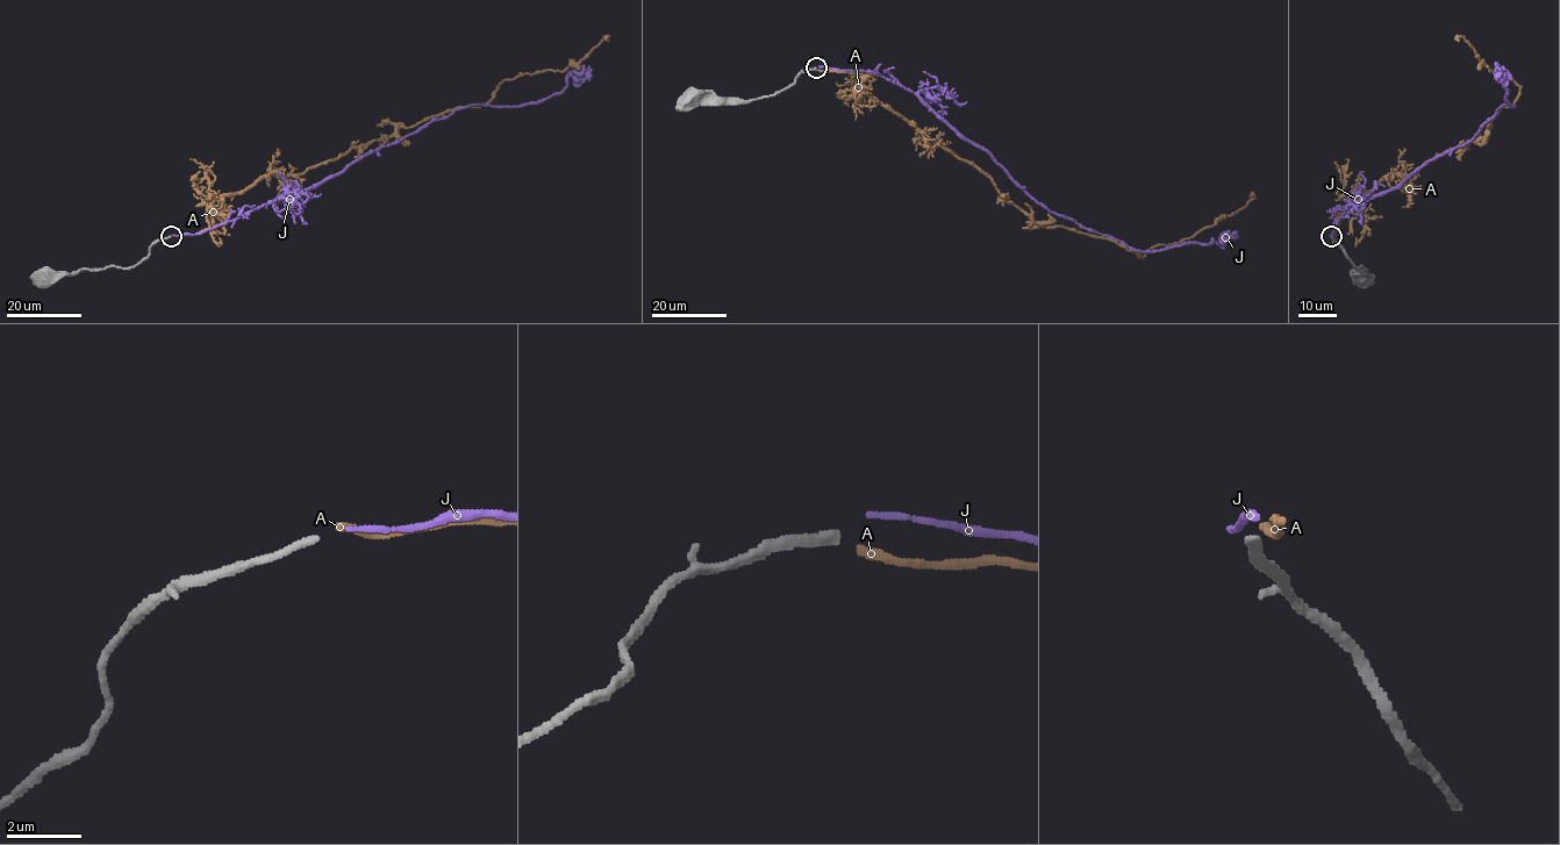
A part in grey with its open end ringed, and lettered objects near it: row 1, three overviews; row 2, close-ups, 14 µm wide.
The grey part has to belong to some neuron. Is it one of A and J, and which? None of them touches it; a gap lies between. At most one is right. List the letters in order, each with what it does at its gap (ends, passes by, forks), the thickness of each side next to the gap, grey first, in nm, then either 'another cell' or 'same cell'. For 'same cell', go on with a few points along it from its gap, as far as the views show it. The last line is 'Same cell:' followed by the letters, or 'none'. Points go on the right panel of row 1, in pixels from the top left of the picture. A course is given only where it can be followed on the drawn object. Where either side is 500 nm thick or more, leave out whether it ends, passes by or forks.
A: it ends | 240/240 nm | another cell
J: it ends | 240/150 nm | another cell
Same cell: none

